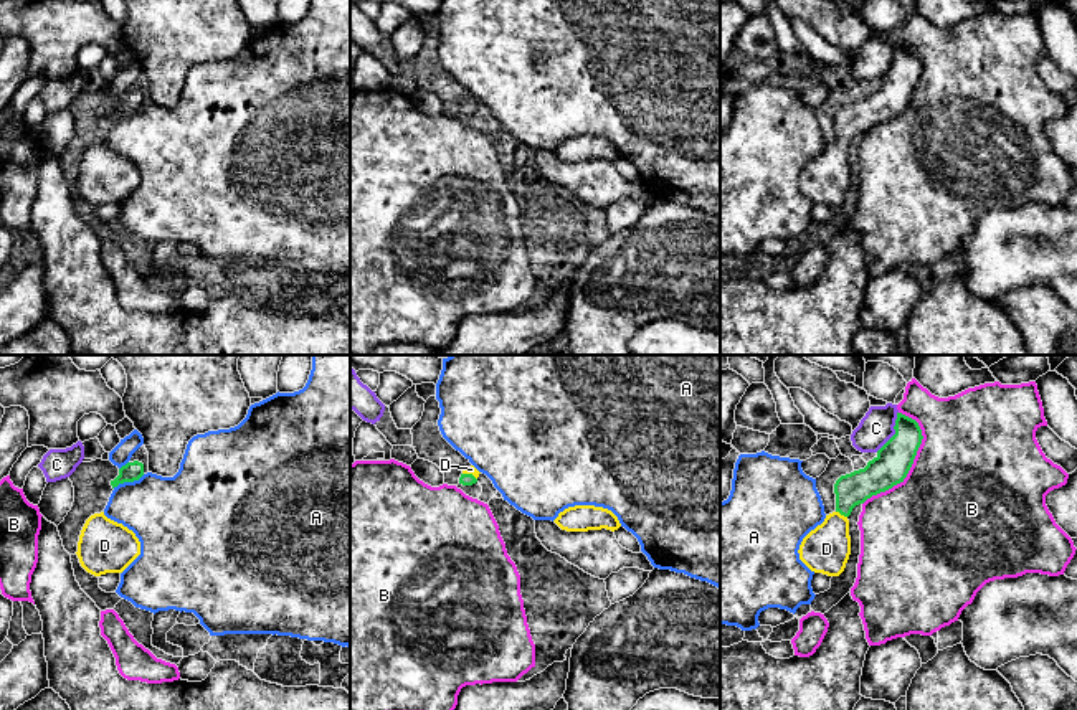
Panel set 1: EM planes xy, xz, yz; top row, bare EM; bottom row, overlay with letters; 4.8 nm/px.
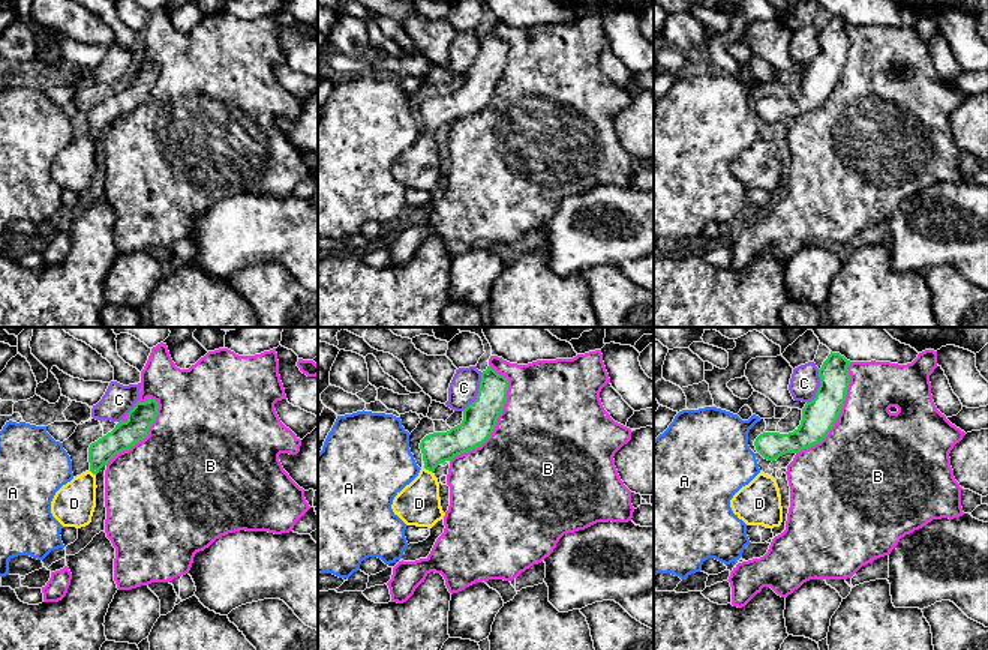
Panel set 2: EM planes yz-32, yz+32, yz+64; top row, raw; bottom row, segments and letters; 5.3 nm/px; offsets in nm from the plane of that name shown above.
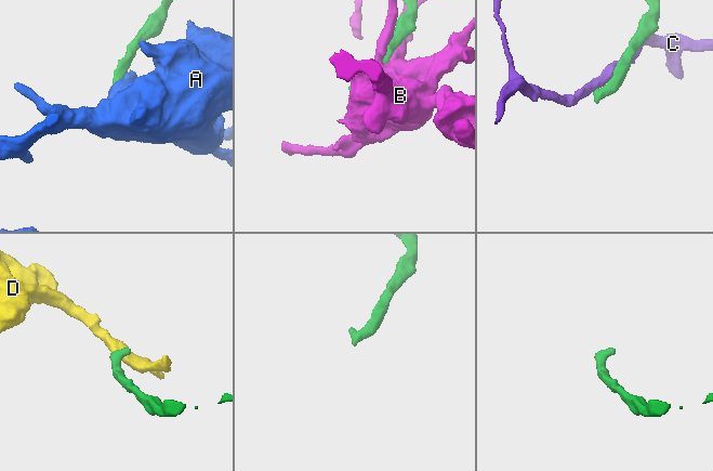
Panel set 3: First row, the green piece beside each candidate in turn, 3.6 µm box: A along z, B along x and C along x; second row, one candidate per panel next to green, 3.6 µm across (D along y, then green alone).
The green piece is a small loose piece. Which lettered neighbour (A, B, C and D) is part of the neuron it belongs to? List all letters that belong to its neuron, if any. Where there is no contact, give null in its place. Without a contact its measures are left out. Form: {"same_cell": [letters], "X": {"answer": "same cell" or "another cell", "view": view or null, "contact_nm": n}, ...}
{"same_cell": ["D"], "A": {"answer": "another cell", "view": "xy", "contact_nm": 170}, "B": {"answer": "another cell", "view": "yz", "contact_nm": 500}, "C": {"answer": "another cell", "view": "yz", "contact_nm": 220}, "D": {"answer": "same cell", "view": "yz", "contact_nm": 70}}

